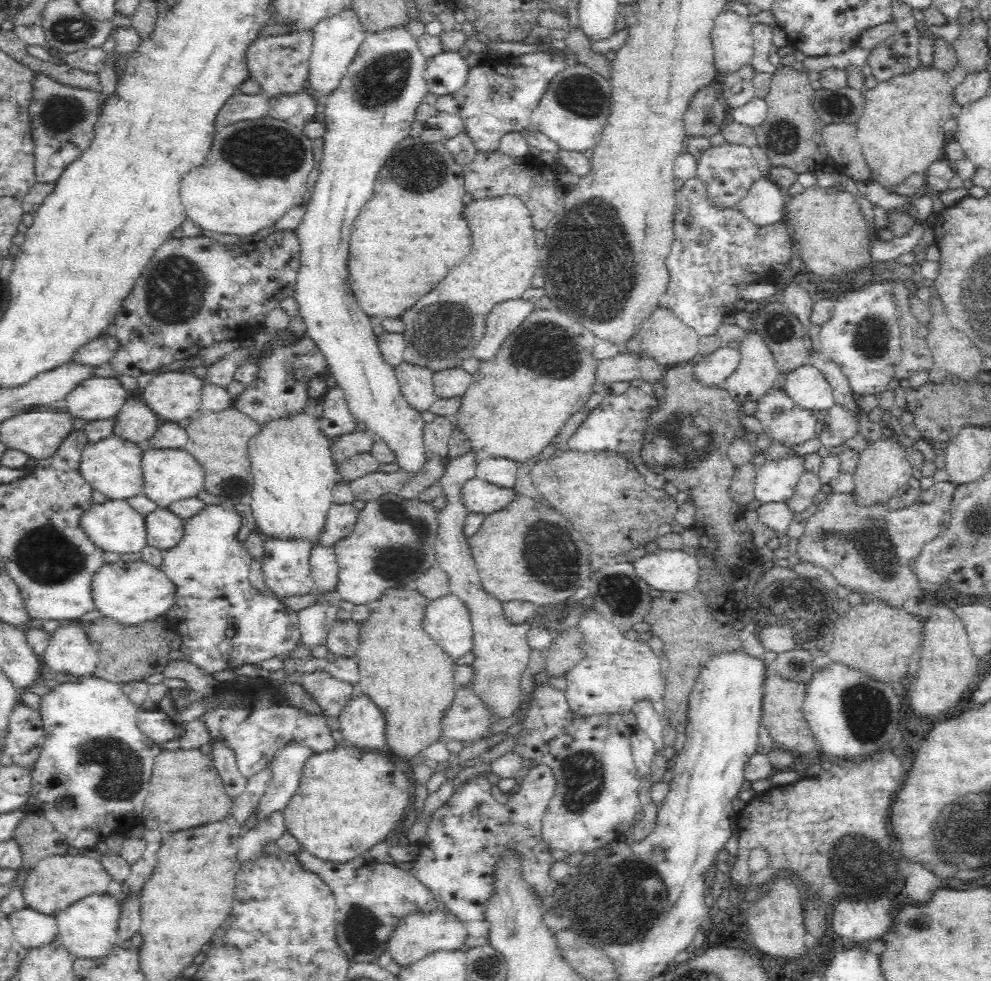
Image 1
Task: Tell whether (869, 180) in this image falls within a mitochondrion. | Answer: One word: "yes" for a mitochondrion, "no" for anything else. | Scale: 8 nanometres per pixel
no

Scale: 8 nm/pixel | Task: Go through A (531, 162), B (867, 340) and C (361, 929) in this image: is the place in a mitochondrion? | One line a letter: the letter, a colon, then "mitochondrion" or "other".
A: other
B: mitochondrion
C: mitochondrion

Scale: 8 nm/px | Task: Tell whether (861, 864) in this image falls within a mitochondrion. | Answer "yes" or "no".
yes

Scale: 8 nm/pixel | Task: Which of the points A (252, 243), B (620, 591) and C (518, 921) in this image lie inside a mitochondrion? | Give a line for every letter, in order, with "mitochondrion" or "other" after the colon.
A: other
B: mitochondrion
C: other

